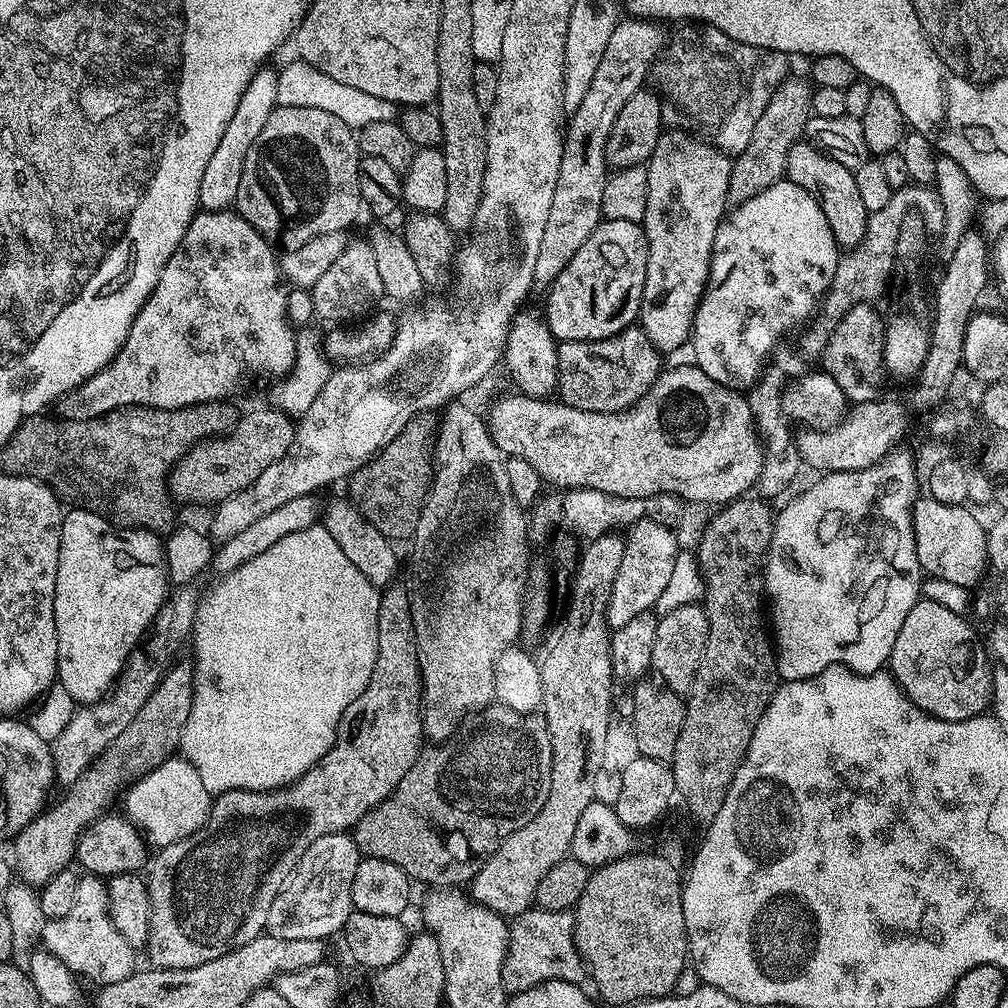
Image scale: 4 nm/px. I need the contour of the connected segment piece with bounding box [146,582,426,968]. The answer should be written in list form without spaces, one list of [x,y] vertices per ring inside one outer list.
[[[393,582],[380,593],[378,606],[378,658],[370,682],[340,719],[336,745],[294,784],[270,792],[230,790],[213,799],[203,828],[185,840],[159,849],[151,857],[146,872],[150,898],[150,930],[147,963],[154,968],[193,968],[214,958],[222,958],[238,946],[246,946],[267,929],[270,906],[284,889],[289,876],[300,864],[302,854],[318,838],[355,829],[356,824],[374,806],[378,806],[402,782],[406,770],[414,766],[425,743],[420,662],[416,652],[416,634],[412,621],[412,597],[409,589]]]

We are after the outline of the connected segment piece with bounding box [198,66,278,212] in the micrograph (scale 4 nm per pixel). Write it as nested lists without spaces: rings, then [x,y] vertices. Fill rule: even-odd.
[[[268,66],[261,67],[248,84],[248,88],[236,107],[234,118],[228,123],[222,142],[218,144],[218,150],[214,150],[214,155],[210,158],[205,173],[202,174],[202,186],[198,189],[198,198],[203,211],[222,212],[235,205],[238,198],[238,186],[242,183],[242,170],[246,166],[246,154],[250,154],[250,146],[254,146],[254,138],[262,134],[262,126],[266,126],[266,118],[270,118],[270,114],[278,106],[277,94],[276,72],[268,69]]]

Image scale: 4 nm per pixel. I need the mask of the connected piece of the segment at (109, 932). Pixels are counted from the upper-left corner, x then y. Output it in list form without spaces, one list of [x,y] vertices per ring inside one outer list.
[[[91,874],[81,876],[70,914],[62,914],[62,918],[54,918],[43,926],[43,947],[57,956],[74,974],[84,975],[96,986],[122,982],[122,978],[137,967],[137,953],[128,945],[126,938],[118,934],[114,922],[108,917],[108,889],[101,877]]]

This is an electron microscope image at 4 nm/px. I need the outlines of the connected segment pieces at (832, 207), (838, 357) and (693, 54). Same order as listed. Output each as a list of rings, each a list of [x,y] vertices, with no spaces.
[[[801,142],[793,146],[786,158],[786,178],[816,197],[818,206],[822,206],[822,214],[826,214],[826,222],[830,222],[830,230],[841,249],[853,248],[862,240],[866,234],[869,212],[862,203],[862,197],[858,195],[858,182],[854,182],[853,169],[842,166],[842,162],[830,158],[816,145]]]
[[[871,303],[859,304],[849,310],[834,326],[834,330],[828,335],[828,341],[818,360],[822,362],[822,370],[838,382],[842,394],[849,401],[861,404],[871,400],[879,400],[885,395],[884,378],[886,371],[884,366],[884,332],[886,320],[875,312]]]
[[[684,26],[676,37],[667,41],[655,65],[654,73],[658,87],[666,94],[673,109],[681,117],[687,118],[694,126],[707,133],[721,147],[742,154],[750,143],[750,134],[754,134],[754,126],[758,118],[762,118],[762,110],[770,102],[774,90],[790,74],[789,57],[783,52],[775,52],[769,48],[750,46],[746,42],[734,42],[722,30],[707,26]]]

